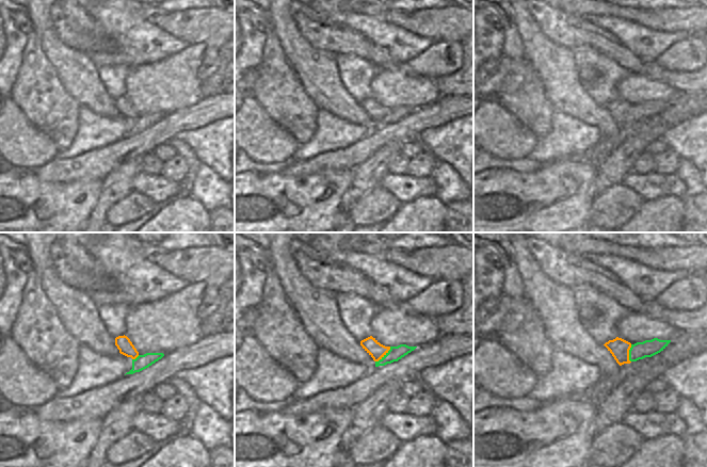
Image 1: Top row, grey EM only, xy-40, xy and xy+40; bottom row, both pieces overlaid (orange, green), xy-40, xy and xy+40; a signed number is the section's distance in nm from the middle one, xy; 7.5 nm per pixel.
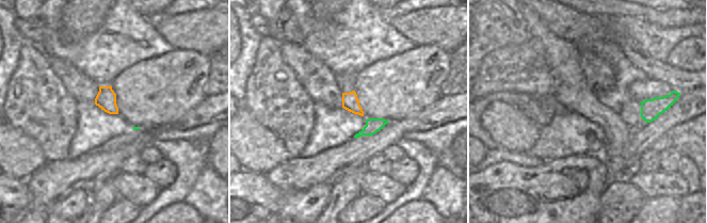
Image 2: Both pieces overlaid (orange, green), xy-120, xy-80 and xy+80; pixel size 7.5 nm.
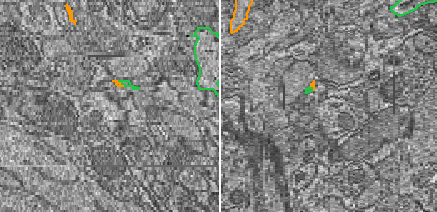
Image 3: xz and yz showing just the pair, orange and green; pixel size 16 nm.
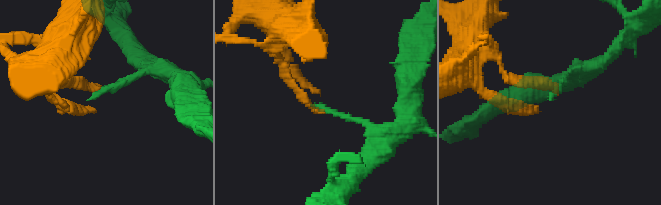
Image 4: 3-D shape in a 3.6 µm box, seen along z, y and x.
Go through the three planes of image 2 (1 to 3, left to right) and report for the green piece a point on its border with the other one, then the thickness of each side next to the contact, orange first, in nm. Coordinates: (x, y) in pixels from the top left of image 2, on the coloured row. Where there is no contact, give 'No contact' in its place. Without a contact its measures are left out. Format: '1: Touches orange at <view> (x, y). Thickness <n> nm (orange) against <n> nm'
1: No contact
2: No contact
3: No contact

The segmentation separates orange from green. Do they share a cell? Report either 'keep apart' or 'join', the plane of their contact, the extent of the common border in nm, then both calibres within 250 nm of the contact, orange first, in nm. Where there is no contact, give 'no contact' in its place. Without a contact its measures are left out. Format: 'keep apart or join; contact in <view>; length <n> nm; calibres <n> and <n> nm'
keep apart; contact in xy; length 170 nm; calibres 120 and 110 nm

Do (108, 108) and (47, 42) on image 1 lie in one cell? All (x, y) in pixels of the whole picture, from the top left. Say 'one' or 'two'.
one

